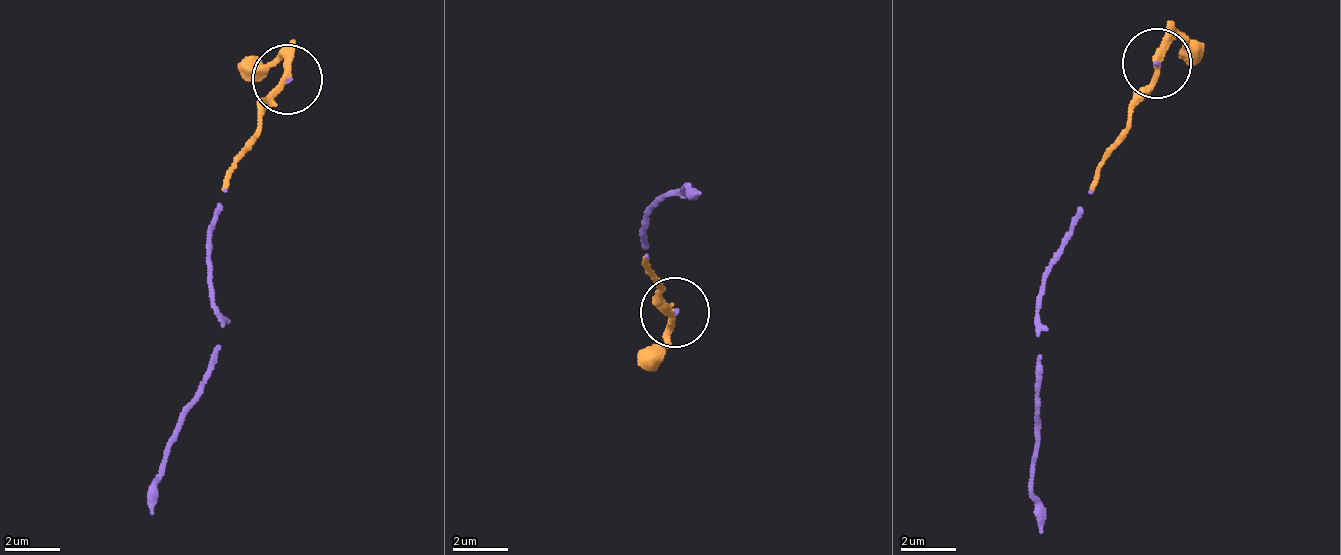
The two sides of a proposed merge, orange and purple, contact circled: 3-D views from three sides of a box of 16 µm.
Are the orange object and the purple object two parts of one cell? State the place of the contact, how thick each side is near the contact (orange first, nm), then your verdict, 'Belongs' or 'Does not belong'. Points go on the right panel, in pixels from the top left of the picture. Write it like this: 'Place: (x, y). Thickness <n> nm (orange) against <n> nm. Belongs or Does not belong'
Place: (1157, 63). Thickness 240 nm (orange) against 50 nm. Belongs

